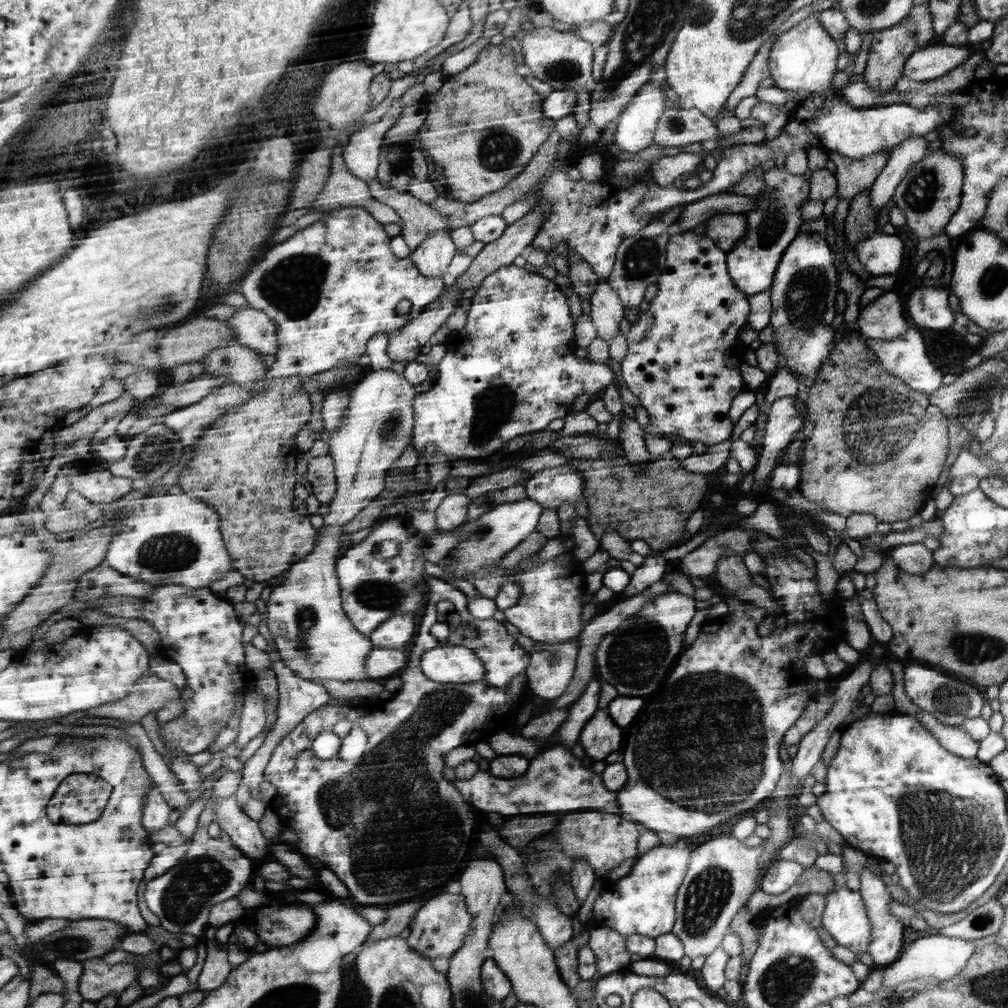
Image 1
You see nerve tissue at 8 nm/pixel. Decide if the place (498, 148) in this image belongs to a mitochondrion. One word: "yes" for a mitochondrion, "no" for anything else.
yes

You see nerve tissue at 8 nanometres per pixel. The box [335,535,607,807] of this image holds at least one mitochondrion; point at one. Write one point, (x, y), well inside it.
(441, 705)

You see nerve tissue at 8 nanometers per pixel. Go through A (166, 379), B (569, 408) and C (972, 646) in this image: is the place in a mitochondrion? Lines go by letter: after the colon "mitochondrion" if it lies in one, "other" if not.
A: other
B: other
C: mitochondrion

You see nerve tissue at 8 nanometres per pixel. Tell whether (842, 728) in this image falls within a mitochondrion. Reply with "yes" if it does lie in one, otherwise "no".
no

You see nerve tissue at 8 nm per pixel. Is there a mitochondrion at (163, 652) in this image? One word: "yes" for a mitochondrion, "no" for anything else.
no

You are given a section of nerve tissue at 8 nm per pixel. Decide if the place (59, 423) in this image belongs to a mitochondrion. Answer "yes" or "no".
no

